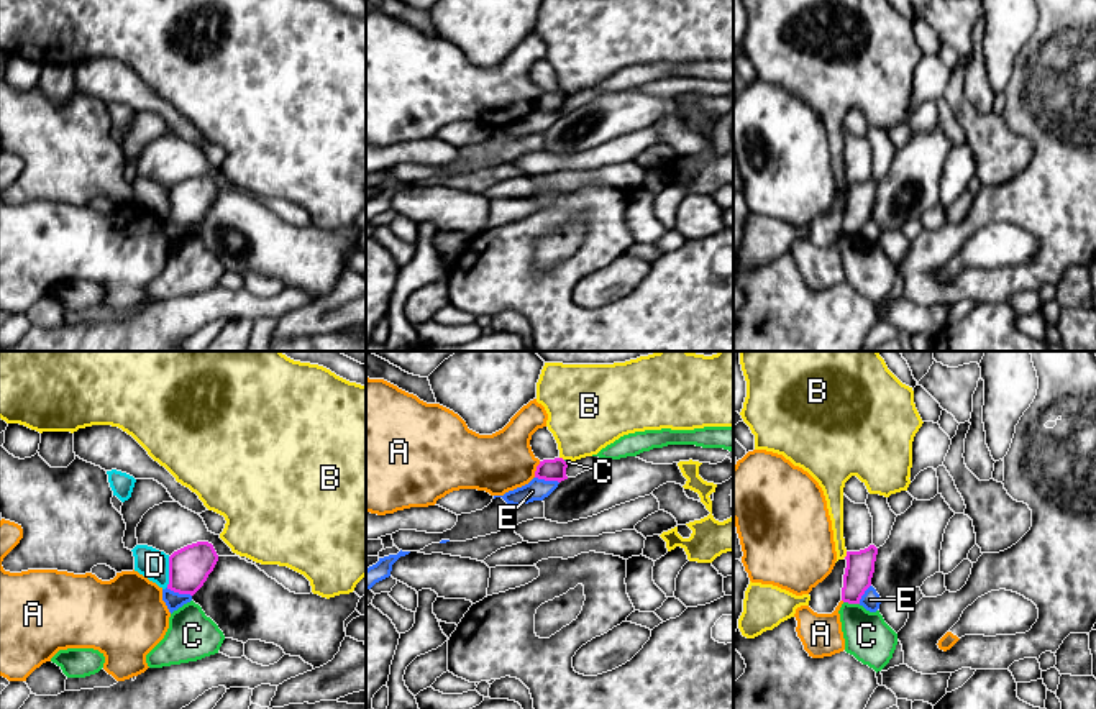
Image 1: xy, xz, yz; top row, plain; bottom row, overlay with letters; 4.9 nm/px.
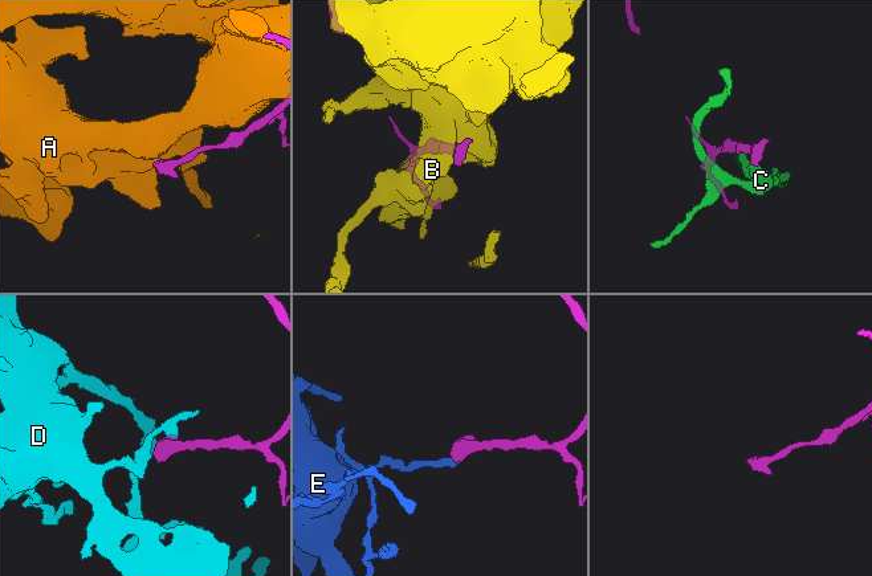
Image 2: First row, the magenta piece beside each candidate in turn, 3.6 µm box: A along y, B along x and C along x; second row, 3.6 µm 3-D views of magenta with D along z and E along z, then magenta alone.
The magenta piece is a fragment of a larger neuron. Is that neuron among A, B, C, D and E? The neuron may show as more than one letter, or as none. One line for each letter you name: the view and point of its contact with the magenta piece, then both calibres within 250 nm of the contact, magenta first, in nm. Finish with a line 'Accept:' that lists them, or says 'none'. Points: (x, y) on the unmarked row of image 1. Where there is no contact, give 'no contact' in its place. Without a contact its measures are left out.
Accept: none

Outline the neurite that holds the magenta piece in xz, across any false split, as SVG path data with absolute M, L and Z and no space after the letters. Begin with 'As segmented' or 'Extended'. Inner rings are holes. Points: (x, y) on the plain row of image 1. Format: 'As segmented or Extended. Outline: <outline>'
As segmented. Outline: M563 90L543 92L537 98L535 110L561 115L568 112L566 100L568 100L568 95Z

